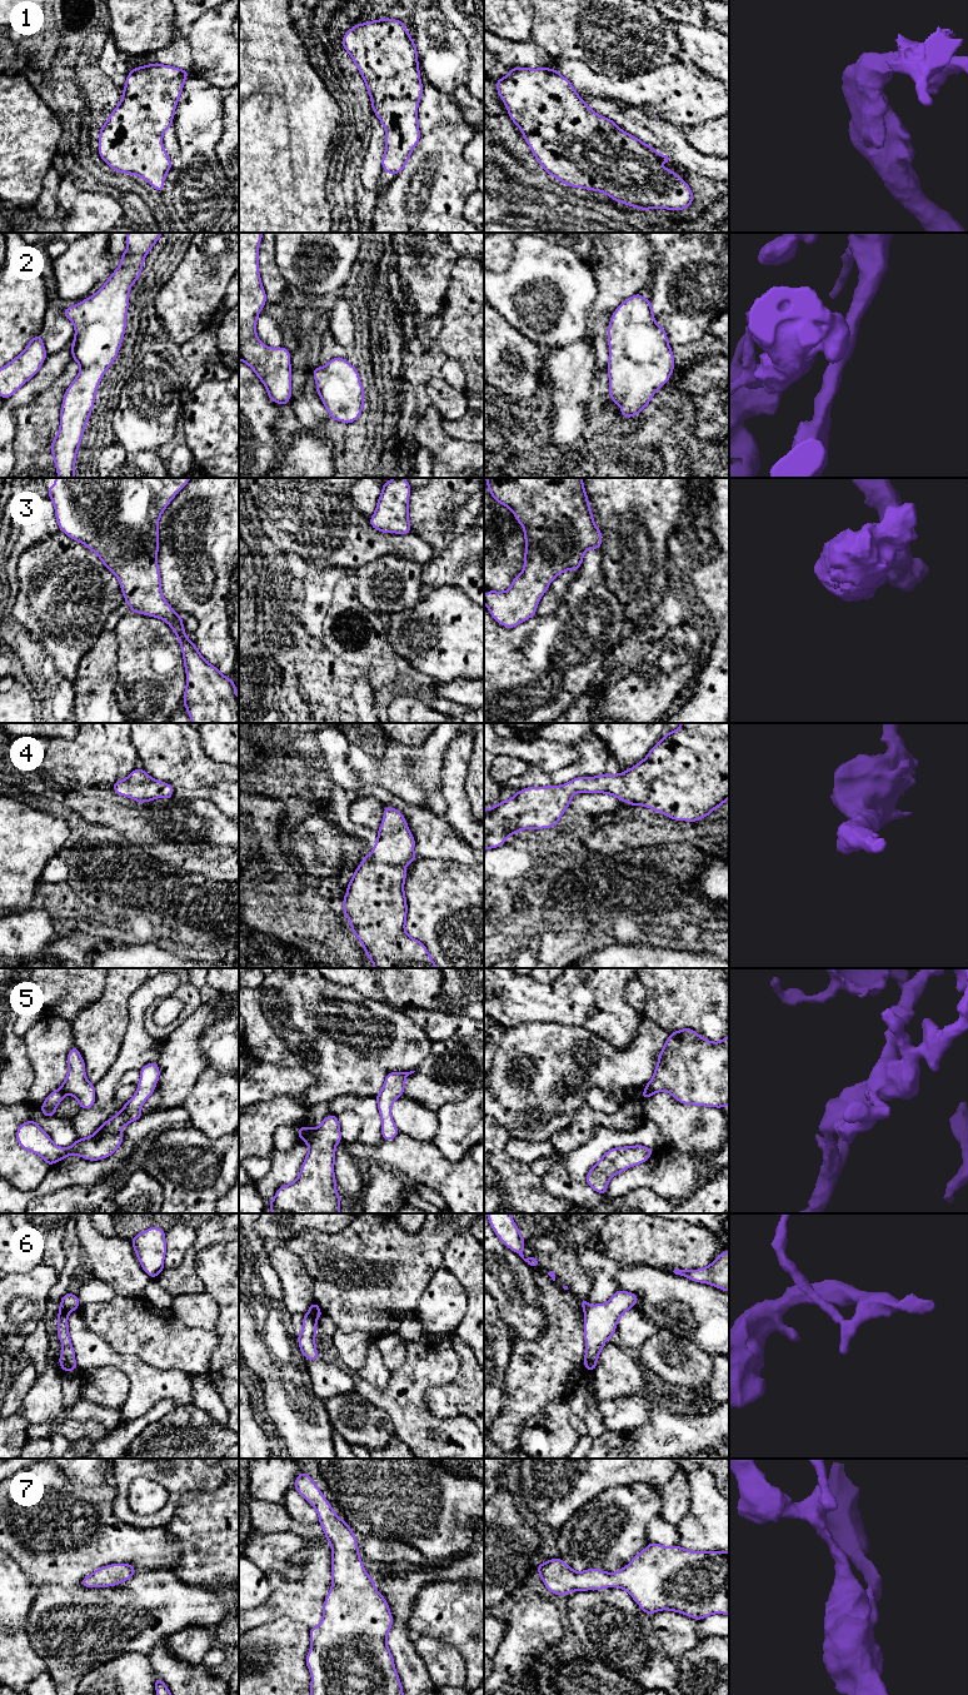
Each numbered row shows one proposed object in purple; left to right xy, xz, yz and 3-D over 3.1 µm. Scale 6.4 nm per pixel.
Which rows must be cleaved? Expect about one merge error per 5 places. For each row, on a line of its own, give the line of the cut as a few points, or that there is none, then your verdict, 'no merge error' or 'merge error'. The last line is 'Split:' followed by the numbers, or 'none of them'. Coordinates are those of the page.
1: no cut | no merge error
2: no cut | no merge error
3: no cut | no merge error
4: no cut | no merge error
5: xz (309, 1128), (302, 1140) | merge error
6: xz (307, 1314), (315, 1321) | merge error
7: no cut | no merge error
Split: 5, 6

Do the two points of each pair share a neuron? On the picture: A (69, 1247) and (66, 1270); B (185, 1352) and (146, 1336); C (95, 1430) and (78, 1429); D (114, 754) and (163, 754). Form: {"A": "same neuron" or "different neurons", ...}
{"A": "same neuron", "B": "same neuron", "C": "same neuron", "D": "different neurons"}

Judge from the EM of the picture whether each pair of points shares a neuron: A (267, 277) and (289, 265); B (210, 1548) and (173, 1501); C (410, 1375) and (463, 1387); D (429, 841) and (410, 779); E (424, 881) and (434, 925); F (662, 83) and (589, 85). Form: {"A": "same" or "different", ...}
{"A": "different", "B": "different", "C": "different", "D": "different", "E": "same", "F": "same"}

